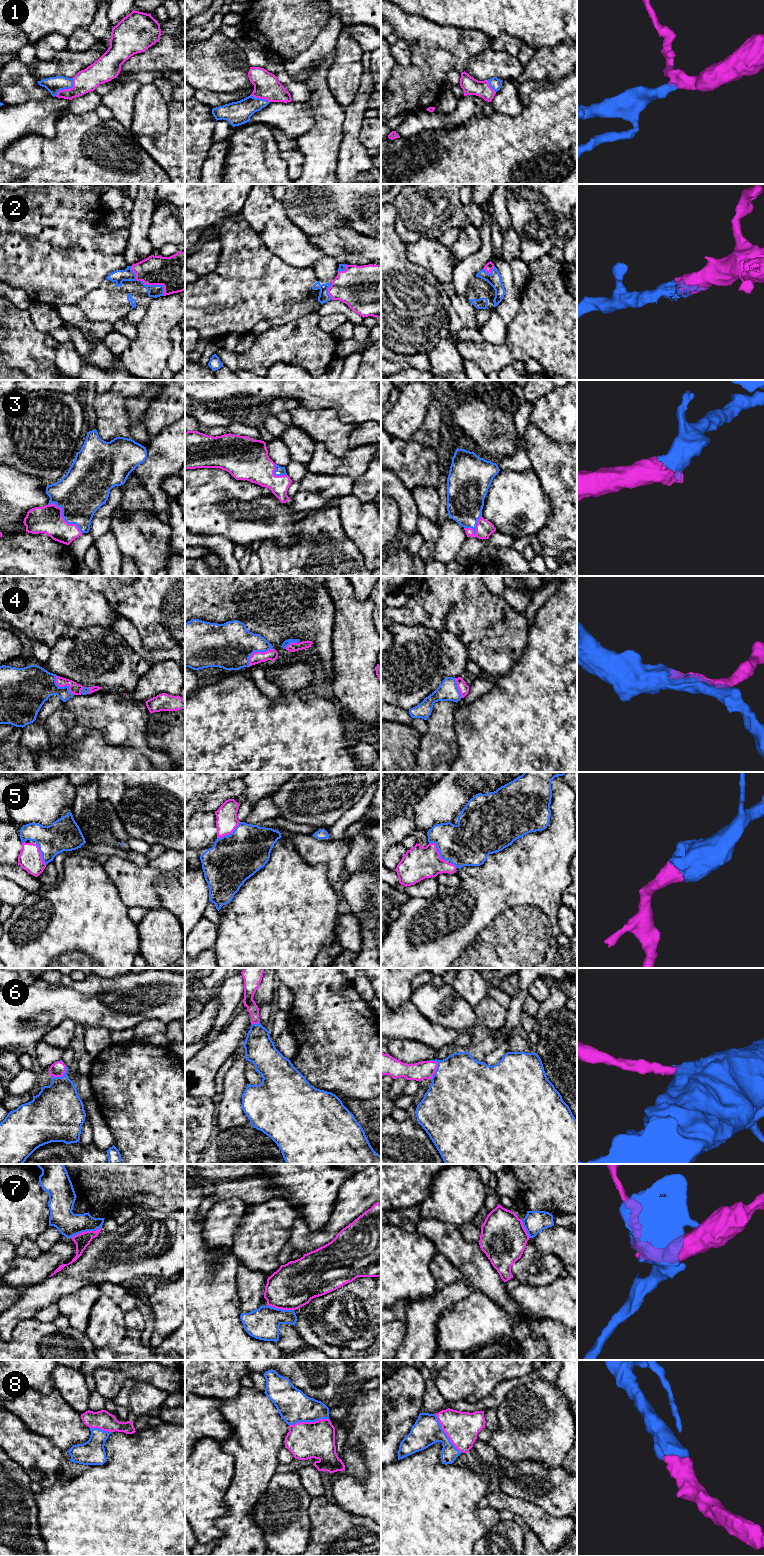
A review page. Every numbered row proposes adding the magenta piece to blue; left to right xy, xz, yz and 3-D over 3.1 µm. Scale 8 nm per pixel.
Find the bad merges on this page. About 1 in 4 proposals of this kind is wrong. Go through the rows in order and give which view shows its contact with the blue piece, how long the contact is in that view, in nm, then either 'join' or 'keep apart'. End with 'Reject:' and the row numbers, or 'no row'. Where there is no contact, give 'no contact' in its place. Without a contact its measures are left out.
1: contact in xy; length 200 nm; join
2: contact in xy; length 240 nm; join
3: contact in xy; length 360 nm; join
4: contact in xz; length 260 nm; join
5: contact in xz; length 240 nm; join
6: contact in yz; length 160 nm; join
7: contact in xy; length 260 nm; keep apart
8: contact in yz; length 380 nm; join
Reject: 7

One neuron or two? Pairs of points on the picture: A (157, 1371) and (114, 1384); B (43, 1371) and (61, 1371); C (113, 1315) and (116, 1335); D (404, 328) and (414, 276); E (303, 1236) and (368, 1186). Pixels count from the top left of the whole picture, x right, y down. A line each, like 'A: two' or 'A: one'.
A: one
B: two
C: one
D: one
E: one

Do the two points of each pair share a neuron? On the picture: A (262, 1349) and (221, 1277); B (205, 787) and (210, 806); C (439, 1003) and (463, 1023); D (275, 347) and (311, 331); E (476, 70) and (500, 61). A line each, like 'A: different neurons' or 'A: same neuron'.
A: same neuron
B: different neurons
C: same neuron
D: same neuron
E: same neuron

